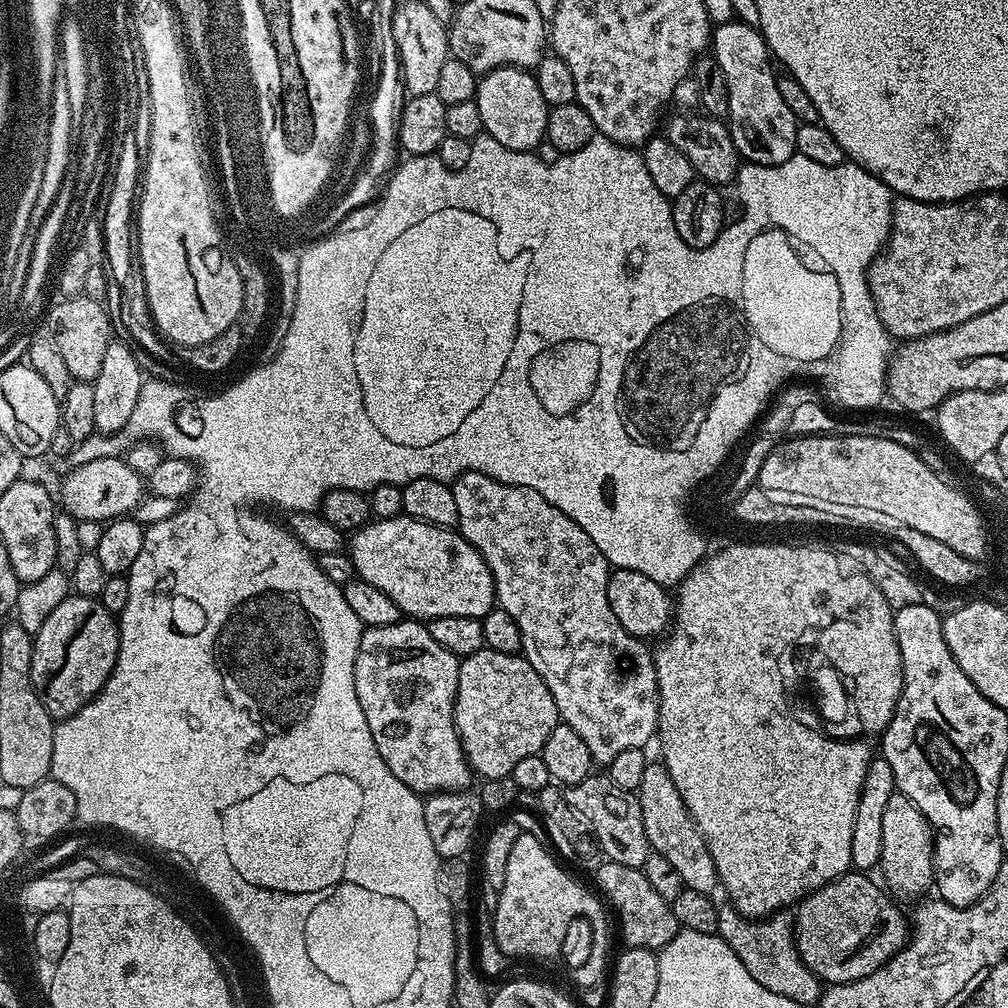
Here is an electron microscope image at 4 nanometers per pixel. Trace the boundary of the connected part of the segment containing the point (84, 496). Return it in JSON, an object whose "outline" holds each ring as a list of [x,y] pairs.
{"outline":[[[107,456],[98,461],[77,464],[73,472],[64,480],[64,489],[60,496],[64,499],[63,511],[69,512],[81,520],[98,520],[107,522],[117,518],[127,517],[140,504],[140,499],[146,496],[145,481],[134,470],[130,470],[127,459],[120,456]]]}

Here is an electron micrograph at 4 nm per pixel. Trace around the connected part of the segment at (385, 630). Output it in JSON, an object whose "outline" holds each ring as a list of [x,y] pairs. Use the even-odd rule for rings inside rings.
{"outline":[[[402,618],[397,624],[387,624],[377,628],[365,627],[360,634],[360,645],[356,655],[356,665],[354,666],[354,686],[358,690],[358,702],[362,702],[362,714],[366,714],[366,723],[370,725],[370,734],[374,734],[374,746],[378,746],[378,754],[382,754],[382,762],[390,766],[390,770],[396,778],[402,778],[410,790],[421,794],[431,794],[433,792],[459,792],[467,789],[471,780],[474,780],[474,773],[468,758],[464,755],[464,748],[460,744],[460,735],[456,729],[456,691],[458,690],[458,670],[460,660],[453,652],[438,646],[434,638],[430,638],[427,627],[423,623],[412,618]]]}

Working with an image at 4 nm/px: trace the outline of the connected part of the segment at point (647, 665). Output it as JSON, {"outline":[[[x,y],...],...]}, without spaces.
{"outline":[[[463,472],[462,475],[451,481],[451,485],[454,503],[458,506],[456,528],[460,535],[465,536],[476,547],[478,554],[482,554],[496,587],[496,604],[504,608],[506,614],[510,614],[510,618],[514,618],[514,622],[518,622],[518,630],[522,630],[522,655],[525,660],[530,662],[530,666],[534,666],[534,670],[538,670],[538,674],[542,678],[542,682],[546,682],[550,694],[554,694],[554,706],[558,706],[558,714],[562,723],[570,726],[570,730],[575,730],[578,738],[582,738],[582,742],[586,742],[586,748],[590,750],[593,761],[600,766],[607,766],[610,762],[614,762],[614,758],[618,758],[618,754],[622,754],[622,750],[634,750],[648,746],[648,743],[651,740],[653,742],[657,735],[659,726],[660,695],[656,689],[656,667],[652,661],[652,652],[644,645],[647,643],[641,637],[630,635],[622,626],[622,622],[618,622],[614,610],[610,610],[610,598],[608,597],[610,565],[602,554],[602,550],[598,550],[598,546],[594,546],[590,534],[586,534],[586,530],[582,530],[582,526],[578,526],[578,522],[574,522],[569,516],[562,514],[562,510],[558,510],[558,506],[546,502],[546,498],[542,498],[542,494],[538,494],[538,490],[503,484],[481,472]]]}

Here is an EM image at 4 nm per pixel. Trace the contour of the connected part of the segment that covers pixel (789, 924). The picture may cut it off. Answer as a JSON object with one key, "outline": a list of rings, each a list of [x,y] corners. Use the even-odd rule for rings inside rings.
{"outline":[[[721,907],[718,911],[716,932],[734,954],[750,970],[754,982],[762,982],[766,990],[774,990],[774,994],[782,994],[782,998],[790,998],[801,1006],[815,1005],[820,999],[822,982],[802,962],[796,949],[796,933],[794,916],[791,911],[773,912],[763,918],[749,918],[736,911],[735,907]]]}

